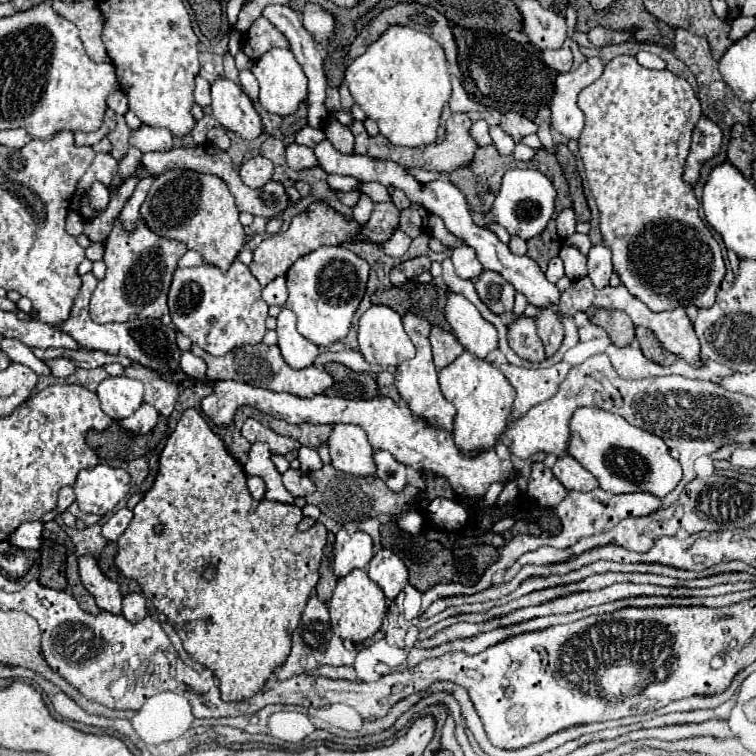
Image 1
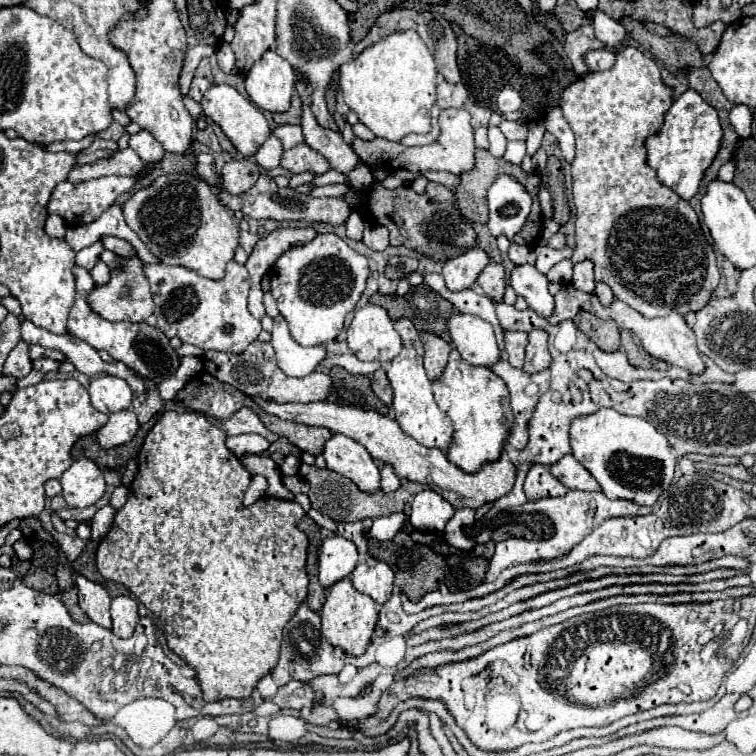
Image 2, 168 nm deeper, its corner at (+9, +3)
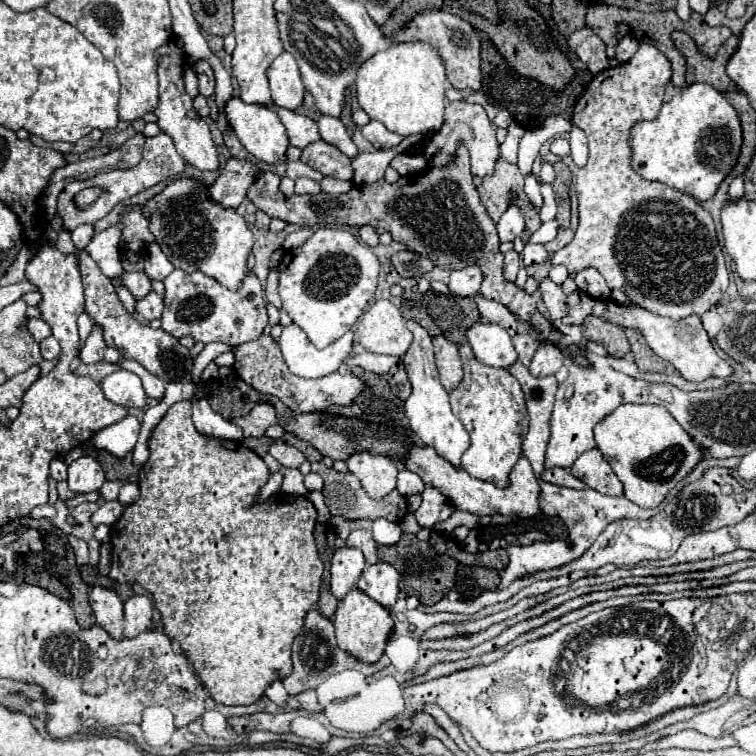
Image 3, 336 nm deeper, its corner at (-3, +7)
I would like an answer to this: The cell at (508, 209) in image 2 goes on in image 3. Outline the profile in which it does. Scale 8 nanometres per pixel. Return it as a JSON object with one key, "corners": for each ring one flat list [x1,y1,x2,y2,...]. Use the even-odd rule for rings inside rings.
{"corners":[[510,206,498,220,500,242,512,242,516,236,522,234,522,230,524,230,524,218,516,206]]}

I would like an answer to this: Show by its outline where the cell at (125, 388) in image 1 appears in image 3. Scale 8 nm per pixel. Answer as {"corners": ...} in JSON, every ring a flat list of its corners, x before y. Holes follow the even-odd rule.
{"corners":[[118,370,110,376,104,378,102,390,108,400,120,404,120,406,134,406,134,408,144,408,146,406,146,392,142,388,142,382,136,374,128,370]]}

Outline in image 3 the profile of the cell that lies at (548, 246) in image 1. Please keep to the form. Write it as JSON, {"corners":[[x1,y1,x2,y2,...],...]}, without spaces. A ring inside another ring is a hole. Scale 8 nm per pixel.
{"corners":[[500,158,496,162,496,174,484,176,484,182,478,188,478,192,480,192,482,204,486,206,490,218,494,222,500,220,500,216,506,212,508,204,516,204,526,222,524,232,522,232,522,242,528,242,530,236,540,228,540,218,532,210,532,204,526,198,522,186,524,186,524,176,520,174,518,166]]}

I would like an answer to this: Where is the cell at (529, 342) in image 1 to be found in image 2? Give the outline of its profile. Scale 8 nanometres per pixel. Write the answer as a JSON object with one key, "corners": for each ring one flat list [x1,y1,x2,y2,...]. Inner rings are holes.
{"corners":[[510,330,504,334,504,342,506,342,506,358,514,368,522,368,524,366,524,352,528,346,528,334,520,332,520,330]]}

